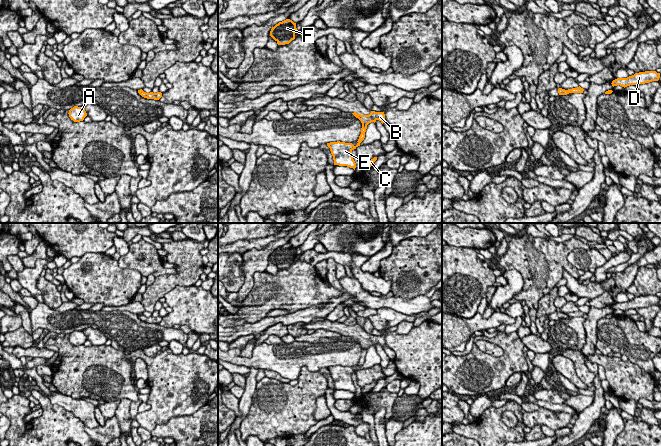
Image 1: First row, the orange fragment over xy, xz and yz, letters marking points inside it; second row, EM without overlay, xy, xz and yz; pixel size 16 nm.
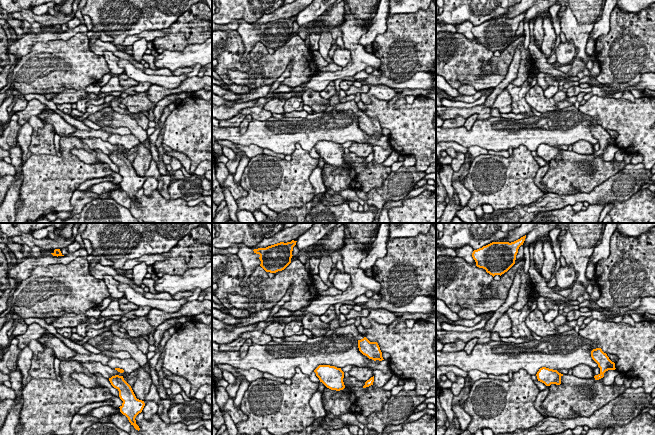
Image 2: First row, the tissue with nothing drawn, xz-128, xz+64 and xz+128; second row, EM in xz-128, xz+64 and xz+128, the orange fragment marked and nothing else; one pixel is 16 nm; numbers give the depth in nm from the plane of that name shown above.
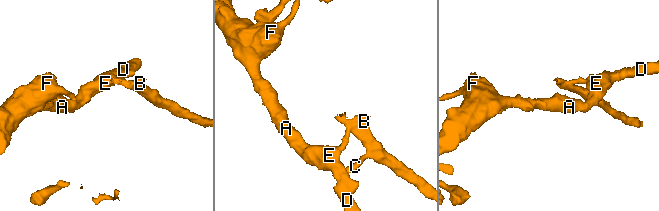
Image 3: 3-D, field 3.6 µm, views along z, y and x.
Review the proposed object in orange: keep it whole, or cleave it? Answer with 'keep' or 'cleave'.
cleave

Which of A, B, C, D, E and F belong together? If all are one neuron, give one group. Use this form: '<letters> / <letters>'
A D E F / B C

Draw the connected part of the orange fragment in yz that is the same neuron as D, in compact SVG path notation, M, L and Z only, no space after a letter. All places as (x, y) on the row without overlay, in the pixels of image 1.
M645 295L635 297L634 299L627 302L617 302L613 304L611 308L613 311L620 309L625 312L630 309L645 308L652 305L658 305L659 302L660 297L657 297L656 295Z

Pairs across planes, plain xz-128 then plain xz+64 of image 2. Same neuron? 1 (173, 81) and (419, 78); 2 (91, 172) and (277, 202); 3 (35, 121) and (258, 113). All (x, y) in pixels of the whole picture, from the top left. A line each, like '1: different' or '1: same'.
1: same
2: same
3: different

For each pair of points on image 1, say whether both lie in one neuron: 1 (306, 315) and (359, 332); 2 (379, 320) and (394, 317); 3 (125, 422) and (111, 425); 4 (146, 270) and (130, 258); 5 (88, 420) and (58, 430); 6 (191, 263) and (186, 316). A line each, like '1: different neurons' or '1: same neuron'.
1: different neurons
2: same neuron
3: different neurons
4: same neuron
5: different neurons
6: different neurons

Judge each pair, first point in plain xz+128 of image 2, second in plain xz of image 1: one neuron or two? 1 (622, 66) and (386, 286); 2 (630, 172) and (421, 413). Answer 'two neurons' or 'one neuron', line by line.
1: two neurons
2: two neurons

